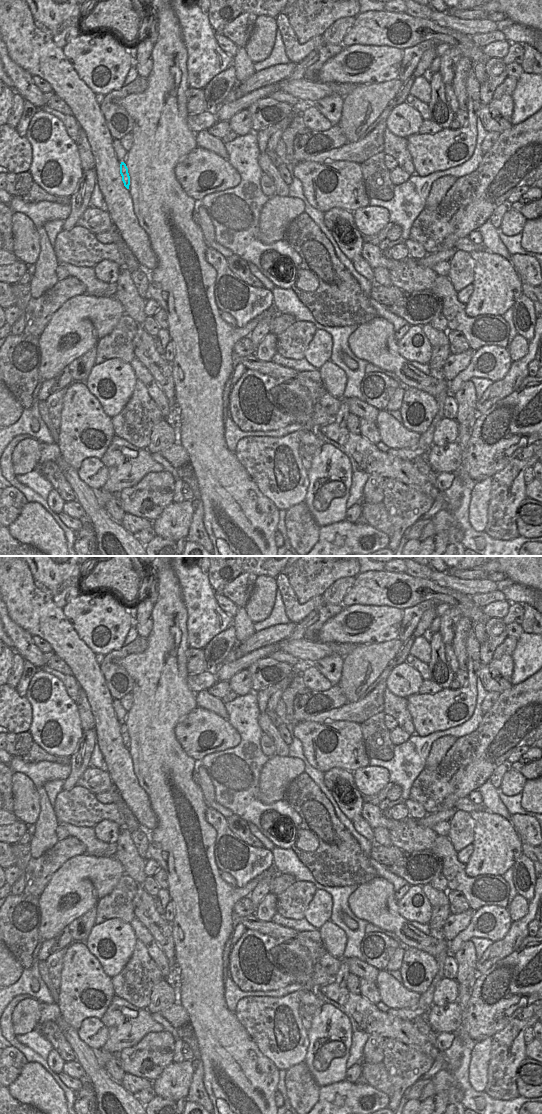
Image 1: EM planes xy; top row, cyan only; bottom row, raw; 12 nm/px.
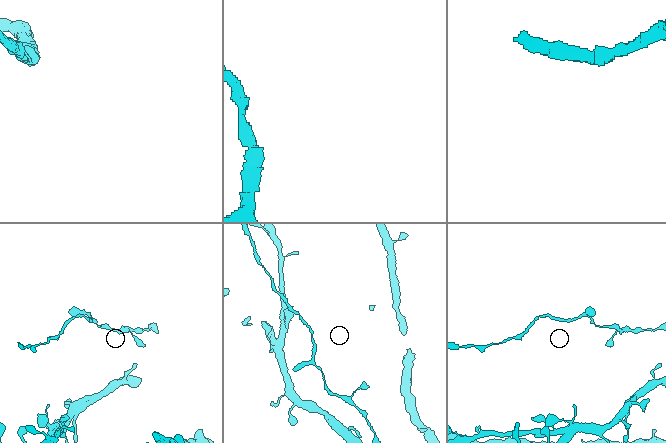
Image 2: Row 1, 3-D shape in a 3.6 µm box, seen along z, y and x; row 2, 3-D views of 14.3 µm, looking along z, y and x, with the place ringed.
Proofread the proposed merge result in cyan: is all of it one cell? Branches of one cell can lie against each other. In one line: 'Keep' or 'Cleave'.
Keep

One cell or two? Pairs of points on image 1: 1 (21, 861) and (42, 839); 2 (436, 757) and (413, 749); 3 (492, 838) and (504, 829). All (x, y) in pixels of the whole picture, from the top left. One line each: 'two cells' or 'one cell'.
1: two cells
2: two cells
3: one cell

